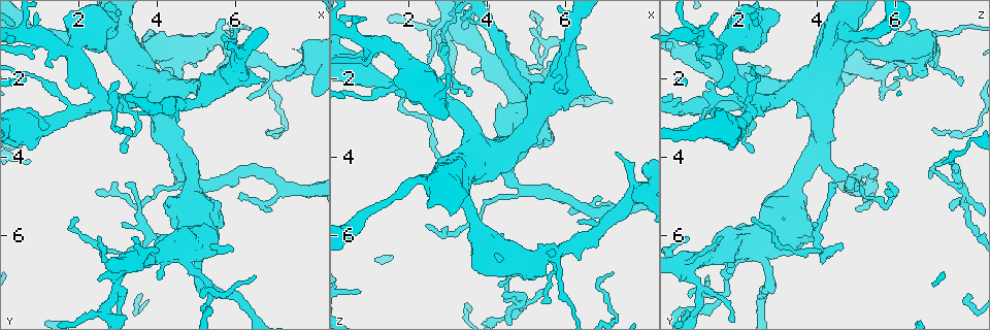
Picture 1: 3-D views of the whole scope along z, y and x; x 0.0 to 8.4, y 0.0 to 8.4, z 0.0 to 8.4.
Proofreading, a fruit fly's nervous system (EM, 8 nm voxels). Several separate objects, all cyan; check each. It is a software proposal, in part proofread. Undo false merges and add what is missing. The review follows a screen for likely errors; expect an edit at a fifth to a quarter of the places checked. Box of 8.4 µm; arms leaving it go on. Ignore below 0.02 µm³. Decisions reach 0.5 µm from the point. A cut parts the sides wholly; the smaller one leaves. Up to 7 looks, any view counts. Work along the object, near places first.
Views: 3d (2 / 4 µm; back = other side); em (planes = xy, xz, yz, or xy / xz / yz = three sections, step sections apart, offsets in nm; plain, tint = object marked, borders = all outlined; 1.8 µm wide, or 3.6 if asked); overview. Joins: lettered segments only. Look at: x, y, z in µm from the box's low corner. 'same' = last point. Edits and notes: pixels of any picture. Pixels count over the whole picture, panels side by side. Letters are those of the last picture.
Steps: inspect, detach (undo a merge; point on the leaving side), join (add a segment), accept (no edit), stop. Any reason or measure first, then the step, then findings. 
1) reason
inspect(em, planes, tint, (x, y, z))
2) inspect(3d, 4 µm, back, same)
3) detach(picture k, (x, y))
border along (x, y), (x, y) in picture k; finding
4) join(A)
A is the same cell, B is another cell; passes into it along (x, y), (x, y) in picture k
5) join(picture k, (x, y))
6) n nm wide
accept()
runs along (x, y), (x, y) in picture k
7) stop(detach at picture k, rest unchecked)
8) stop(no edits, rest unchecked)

inspect(em, planes, borders, (4.10, 7.05, 1.75))

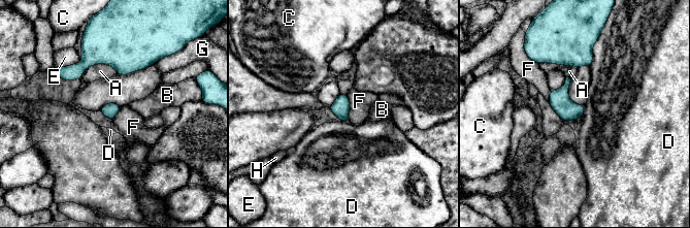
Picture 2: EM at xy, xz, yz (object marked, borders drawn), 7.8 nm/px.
A touches over 280 nm
accept()
A, B, C, D, E, F, G and H are other cells; no lettered segment goes on from it

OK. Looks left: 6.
three-way junction
inspect(em, 3.6 µm, yz, step 16, tint, (5.75, 1.00, 6.45))

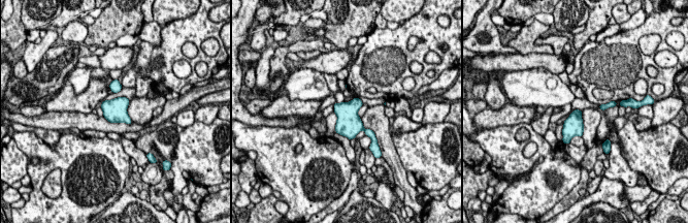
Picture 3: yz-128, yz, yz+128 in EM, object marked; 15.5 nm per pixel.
inspect(em, 3.6 µm, planes, borders, same)

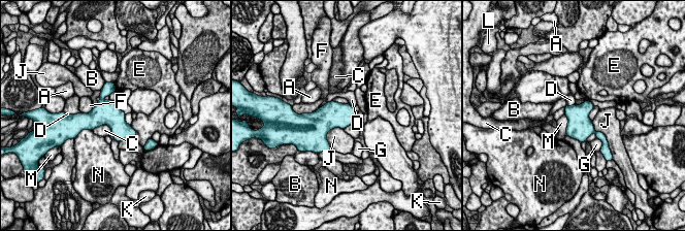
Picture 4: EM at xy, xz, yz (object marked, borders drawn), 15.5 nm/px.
360 nm wide
accept()
A, B, C, D, E, F, G, J, K, L, M and N are other cells; border along (574, 103), (566, 106), (563, 113) in picture 4; all the same cell

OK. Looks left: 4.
inspect(3d, 4 µm, (2.55, 0.75, 4.55))

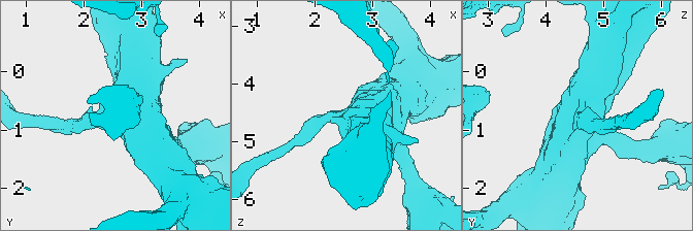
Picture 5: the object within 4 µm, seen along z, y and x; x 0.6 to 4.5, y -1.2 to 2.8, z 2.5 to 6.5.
3 arms; arms of 200, 500, 550 nm; shape alone is not enough
inspect(em, 3.6 µm, planes, borders, (2.55, 0.65, 4.60))

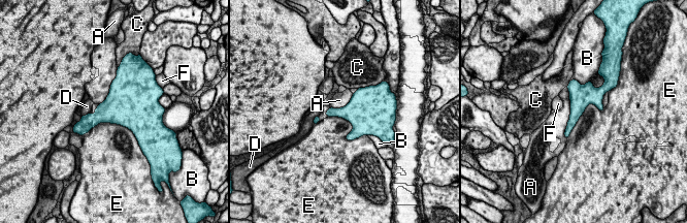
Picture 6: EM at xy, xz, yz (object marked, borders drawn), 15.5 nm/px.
accept()
A, B, C, D, E and F are other cells; border along (567, 87), (566, 138) in picture 6; continuous, no second cell

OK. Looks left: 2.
stop(no edits, rest unchecked)

